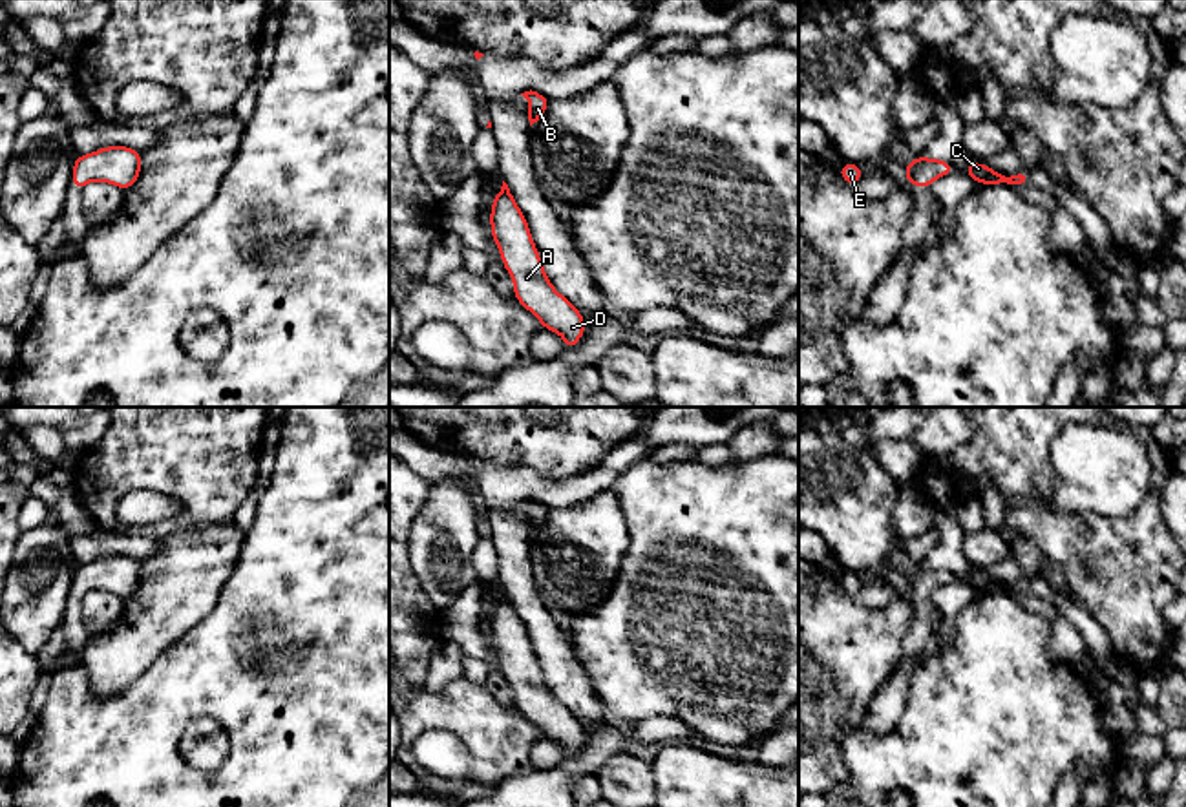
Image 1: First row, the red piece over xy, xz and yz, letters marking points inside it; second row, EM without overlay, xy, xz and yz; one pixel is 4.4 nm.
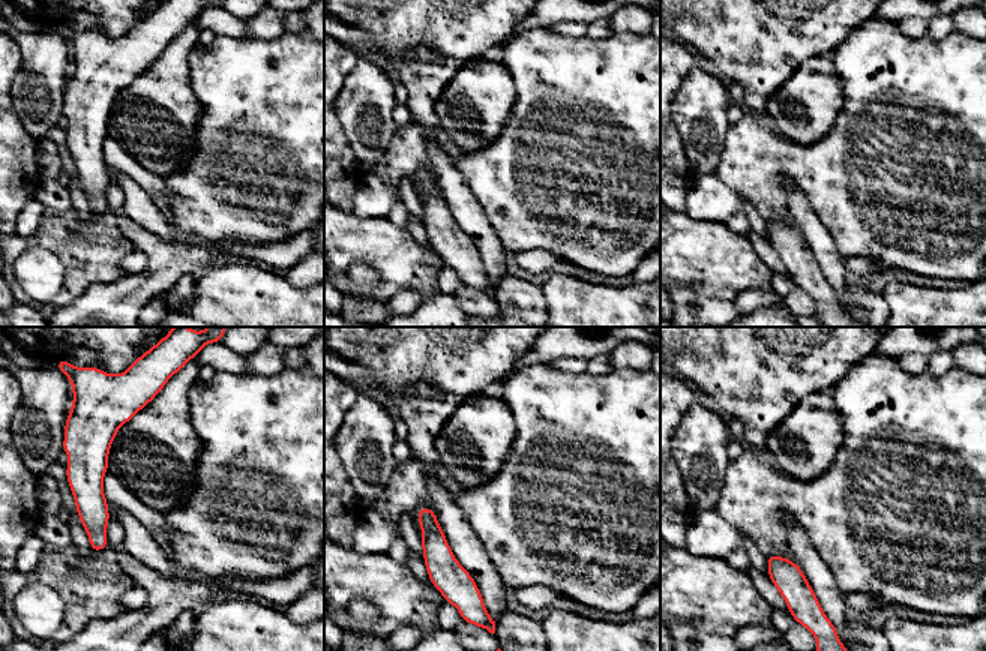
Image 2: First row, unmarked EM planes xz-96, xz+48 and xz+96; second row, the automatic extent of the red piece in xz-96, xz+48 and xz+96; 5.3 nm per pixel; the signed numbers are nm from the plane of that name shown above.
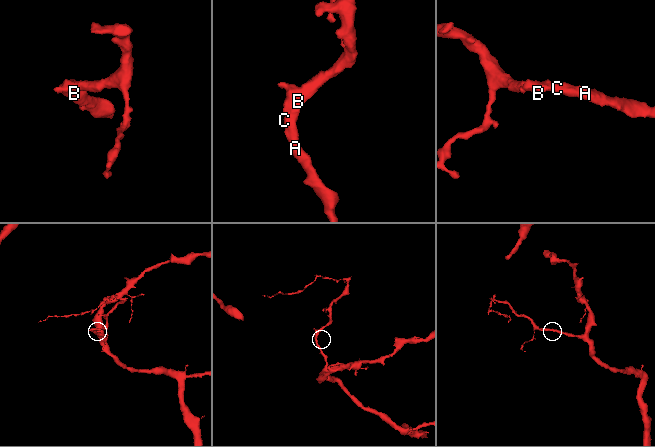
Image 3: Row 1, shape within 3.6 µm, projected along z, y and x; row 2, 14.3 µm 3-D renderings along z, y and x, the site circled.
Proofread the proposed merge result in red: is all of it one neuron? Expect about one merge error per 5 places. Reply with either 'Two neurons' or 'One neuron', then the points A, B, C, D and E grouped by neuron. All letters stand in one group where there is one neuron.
One neuron. Groups: A B C D E

